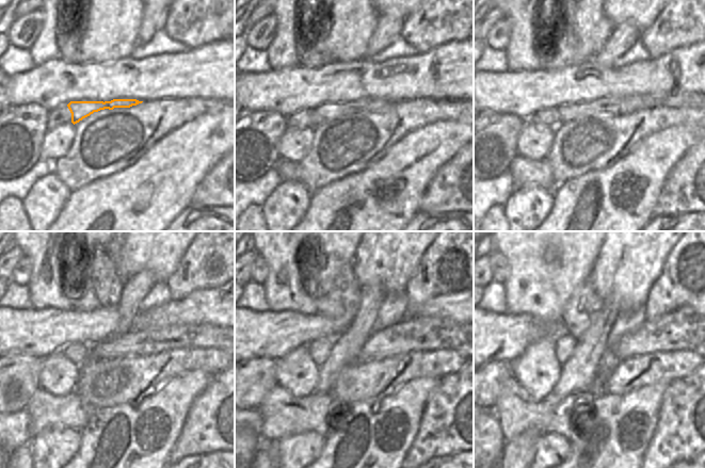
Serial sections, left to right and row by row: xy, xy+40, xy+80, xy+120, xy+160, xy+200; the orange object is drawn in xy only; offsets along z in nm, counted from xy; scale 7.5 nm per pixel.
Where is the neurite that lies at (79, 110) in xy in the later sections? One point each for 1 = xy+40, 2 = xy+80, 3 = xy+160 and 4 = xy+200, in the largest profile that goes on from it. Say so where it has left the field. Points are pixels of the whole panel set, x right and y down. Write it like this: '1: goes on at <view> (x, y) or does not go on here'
1: goes on at xy+40 (324, 112)
2: goes on at xy+80 (619, 106)
3: goes on at xy+160 (413, 333)
4: goes on at xy+200 (683, 329)

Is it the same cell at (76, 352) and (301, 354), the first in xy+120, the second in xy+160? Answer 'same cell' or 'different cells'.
different cells

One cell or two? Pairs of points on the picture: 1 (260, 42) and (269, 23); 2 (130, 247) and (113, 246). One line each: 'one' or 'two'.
1: one
2: two

